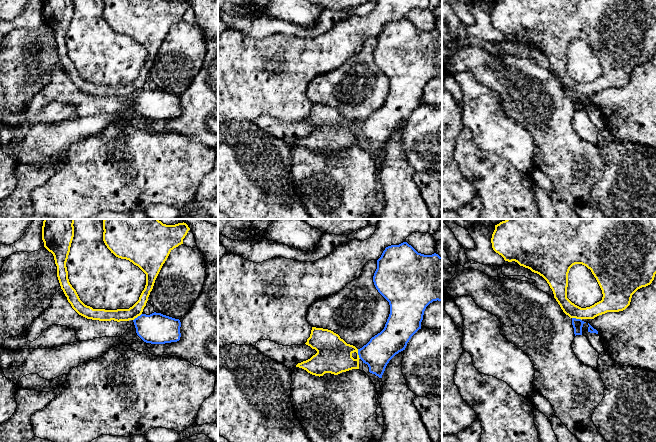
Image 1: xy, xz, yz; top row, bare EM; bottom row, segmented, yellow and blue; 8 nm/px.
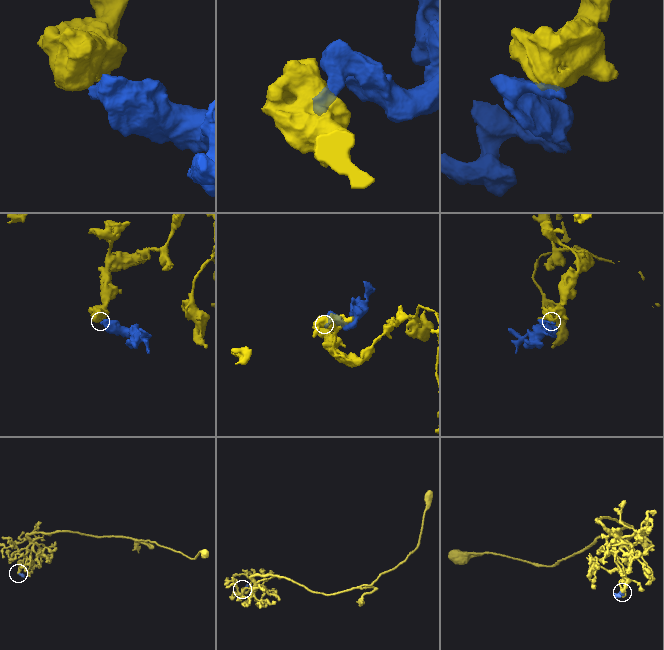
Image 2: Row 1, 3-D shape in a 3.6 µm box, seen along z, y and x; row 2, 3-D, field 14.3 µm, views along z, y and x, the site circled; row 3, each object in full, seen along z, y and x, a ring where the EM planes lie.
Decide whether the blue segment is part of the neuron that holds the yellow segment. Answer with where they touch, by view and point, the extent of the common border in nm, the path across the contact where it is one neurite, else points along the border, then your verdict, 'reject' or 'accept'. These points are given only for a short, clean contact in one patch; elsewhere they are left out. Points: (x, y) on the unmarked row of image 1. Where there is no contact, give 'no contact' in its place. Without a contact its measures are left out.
xz (357, 130) | 80 nm | along xz (357, 125), (357, 130), (360, 134) | reject

